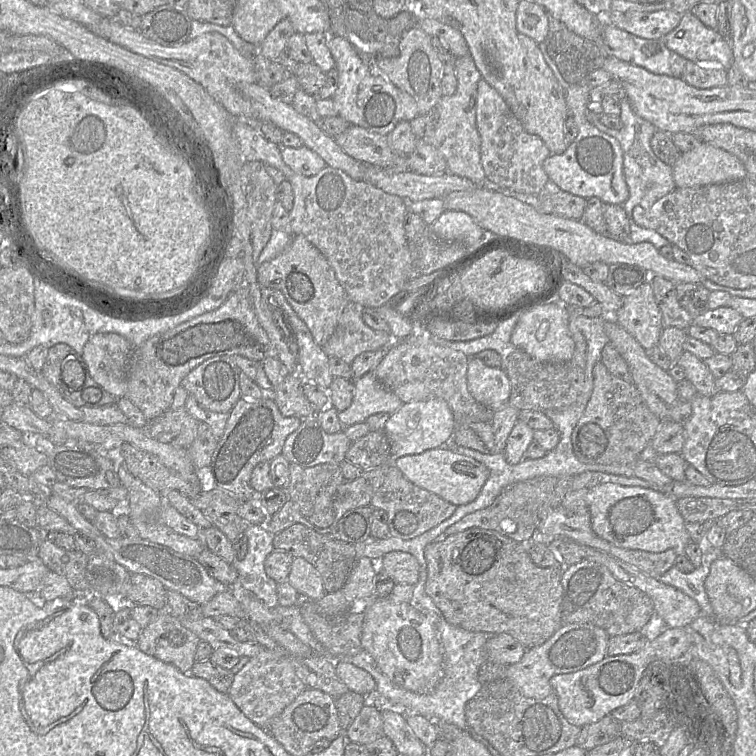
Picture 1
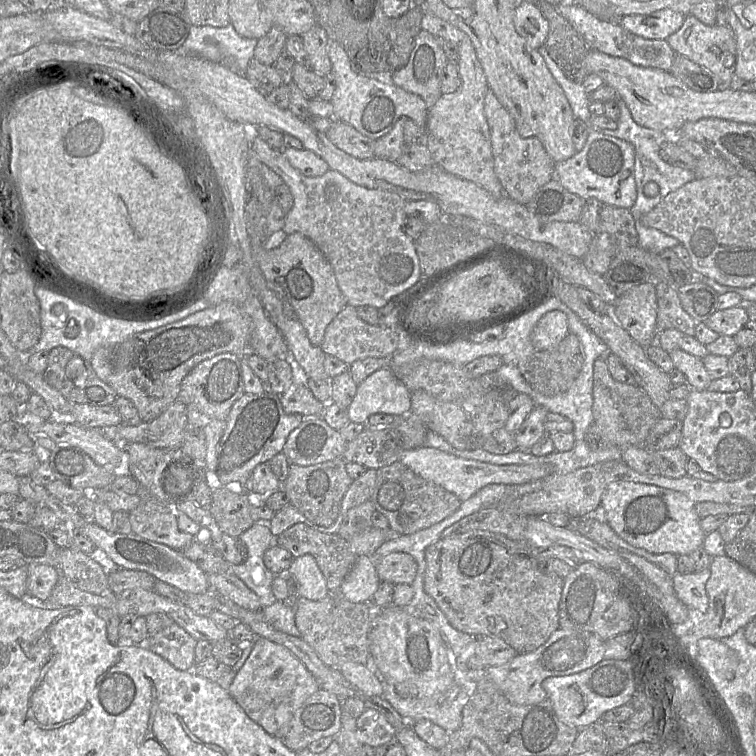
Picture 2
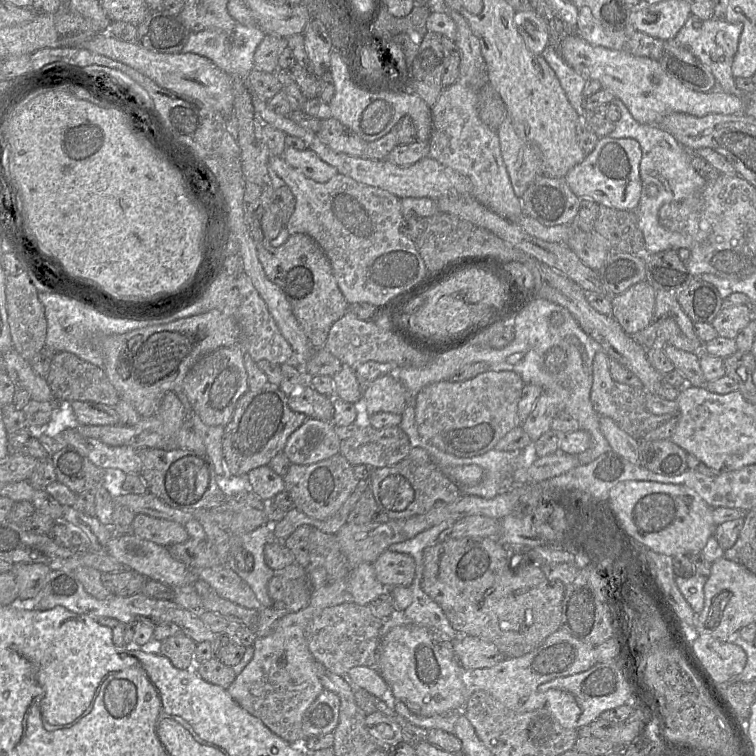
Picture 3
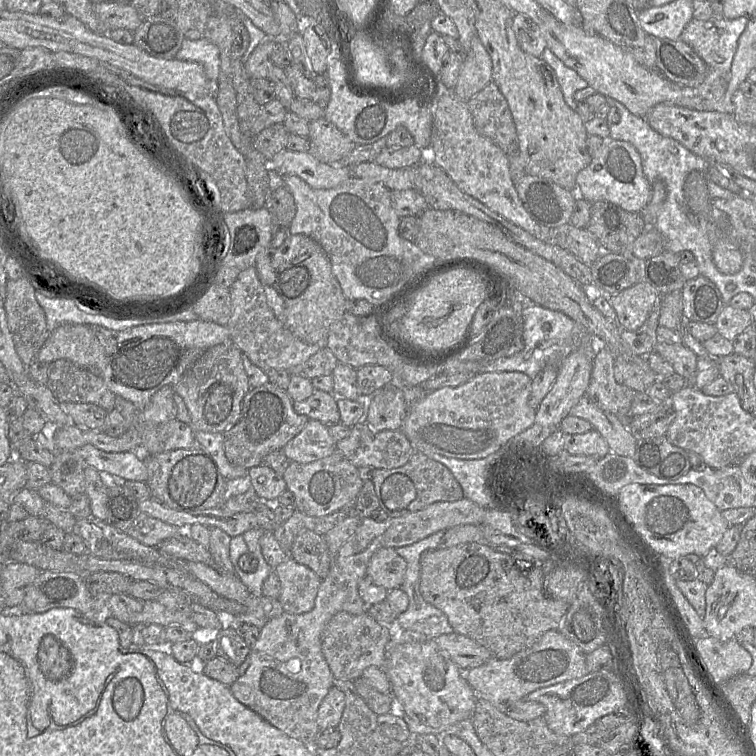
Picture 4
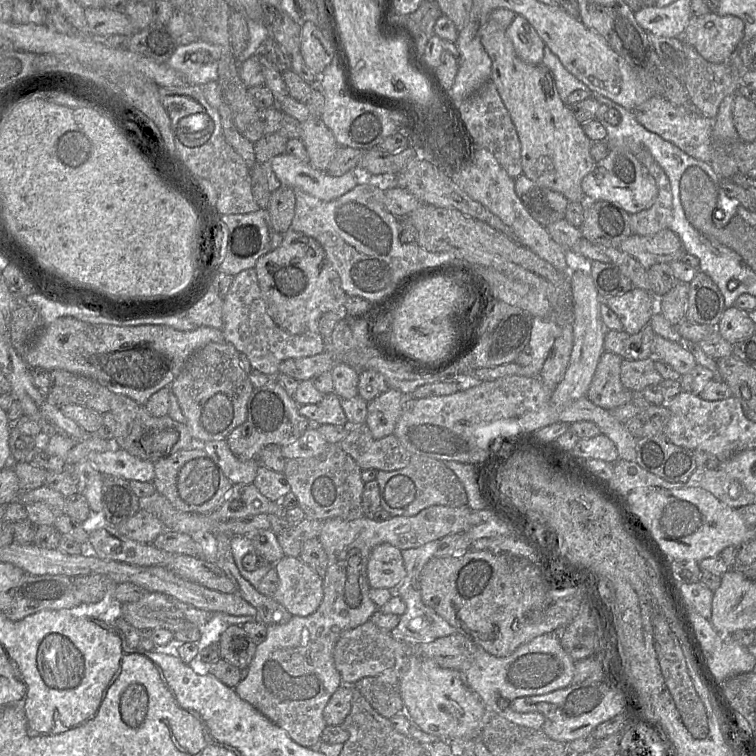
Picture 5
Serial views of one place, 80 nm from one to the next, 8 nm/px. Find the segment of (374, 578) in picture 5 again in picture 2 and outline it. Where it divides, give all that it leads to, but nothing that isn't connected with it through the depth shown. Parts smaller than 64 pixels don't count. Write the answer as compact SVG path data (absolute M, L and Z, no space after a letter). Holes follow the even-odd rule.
M391 552L382 557L374 557L375 568L380 581L393 585L411 585L416 577L417 563L405 552Z

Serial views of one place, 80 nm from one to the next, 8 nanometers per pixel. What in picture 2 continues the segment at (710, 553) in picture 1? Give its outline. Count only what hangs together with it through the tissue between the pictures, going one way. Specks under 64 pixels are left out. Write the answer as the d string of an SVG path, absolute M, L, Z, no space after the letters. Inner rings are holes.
M710 569L695 571L690 574L680 574L676 572L673 577L675 594L689 609L695 609L695 614L704 614L708 608L708 596L705 585L710 577Z

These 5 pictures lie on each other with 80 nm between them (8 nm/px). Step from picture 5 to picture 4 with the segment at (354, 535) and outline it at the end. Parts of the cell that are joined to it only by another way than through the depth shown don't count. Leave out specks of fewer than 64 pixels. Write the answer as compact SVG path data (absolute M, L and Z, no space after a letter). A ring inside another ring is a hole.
M462 498L455 502L435 502L417 512L395 518L388 518L383 522L376 522L372 517L349 515L335 525L324 535L330 554L330 569L321 581L315 604L311 611L303 614L289 614L283 612L280 616L268 620L261 628L260 635L250 651L250 665L244 675L229 686L233 696L248 709L258 714L275 728L289 737L303 743L313 744L319 731L317 725L318 708L333 687L334 676L321 650L321 635L329 620L339 612L359 615L367 611L367 606L358 593L358 584L366 576L368 562L372 555L380 548L398 548L414 544L440 530L465 525L482 524L486 509L473 501Z

